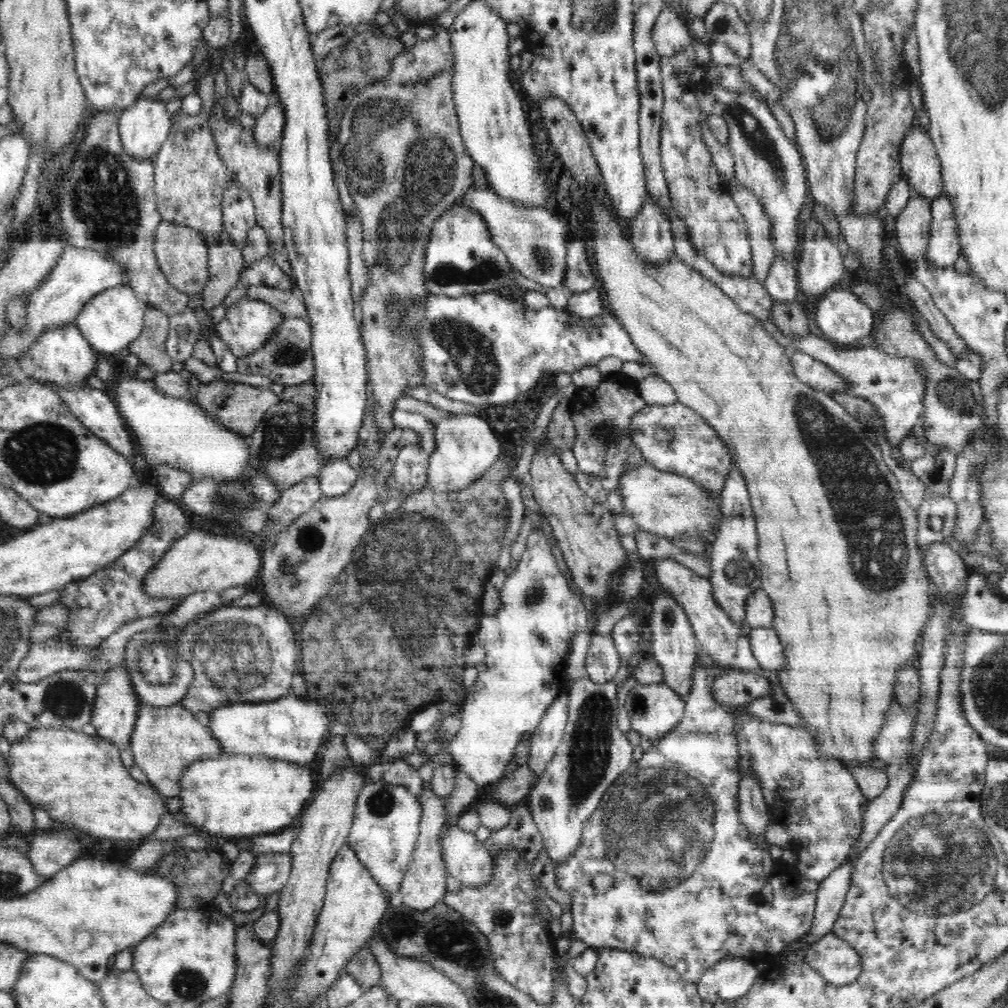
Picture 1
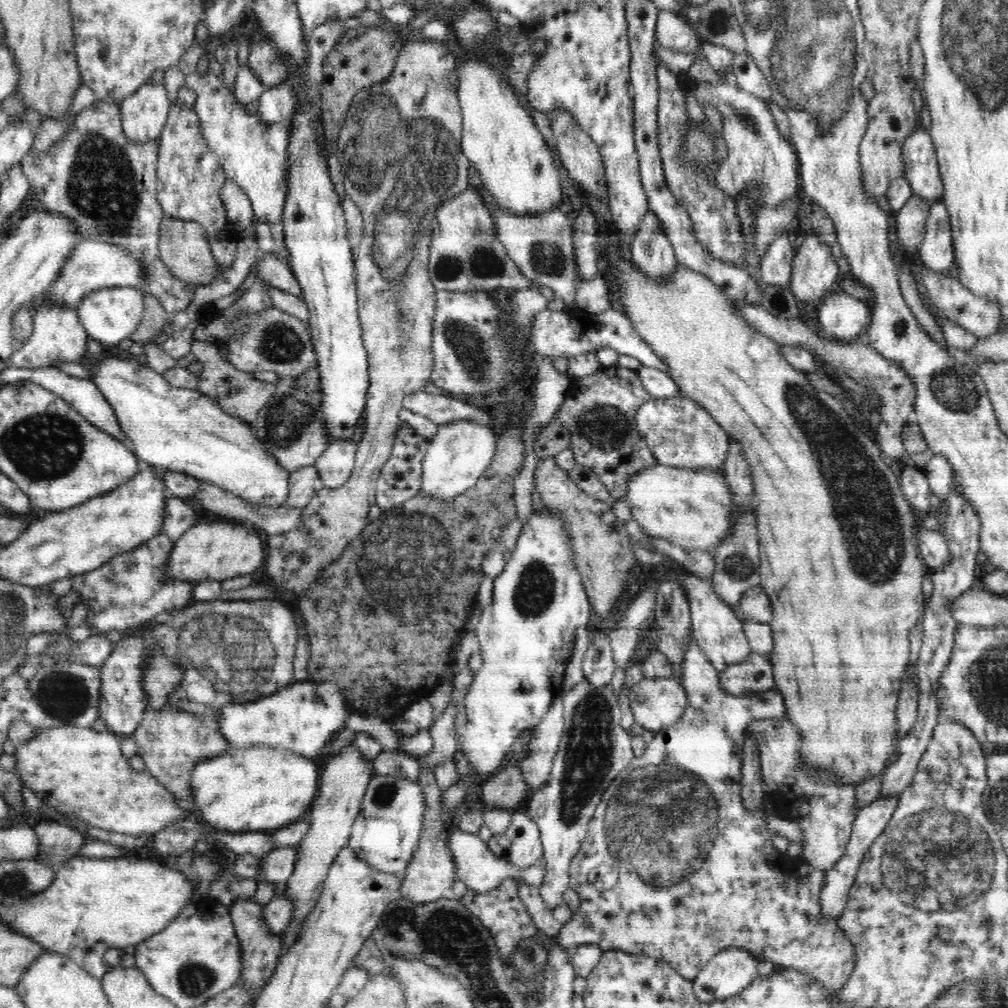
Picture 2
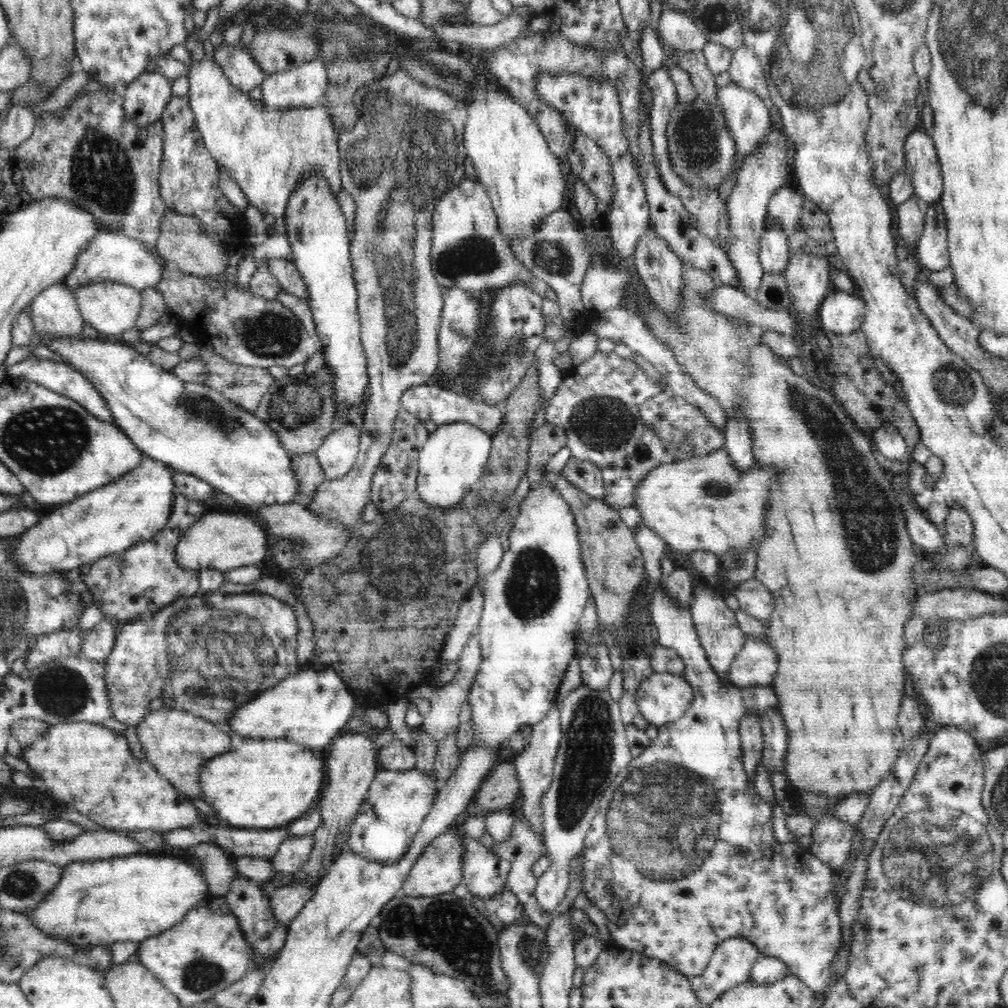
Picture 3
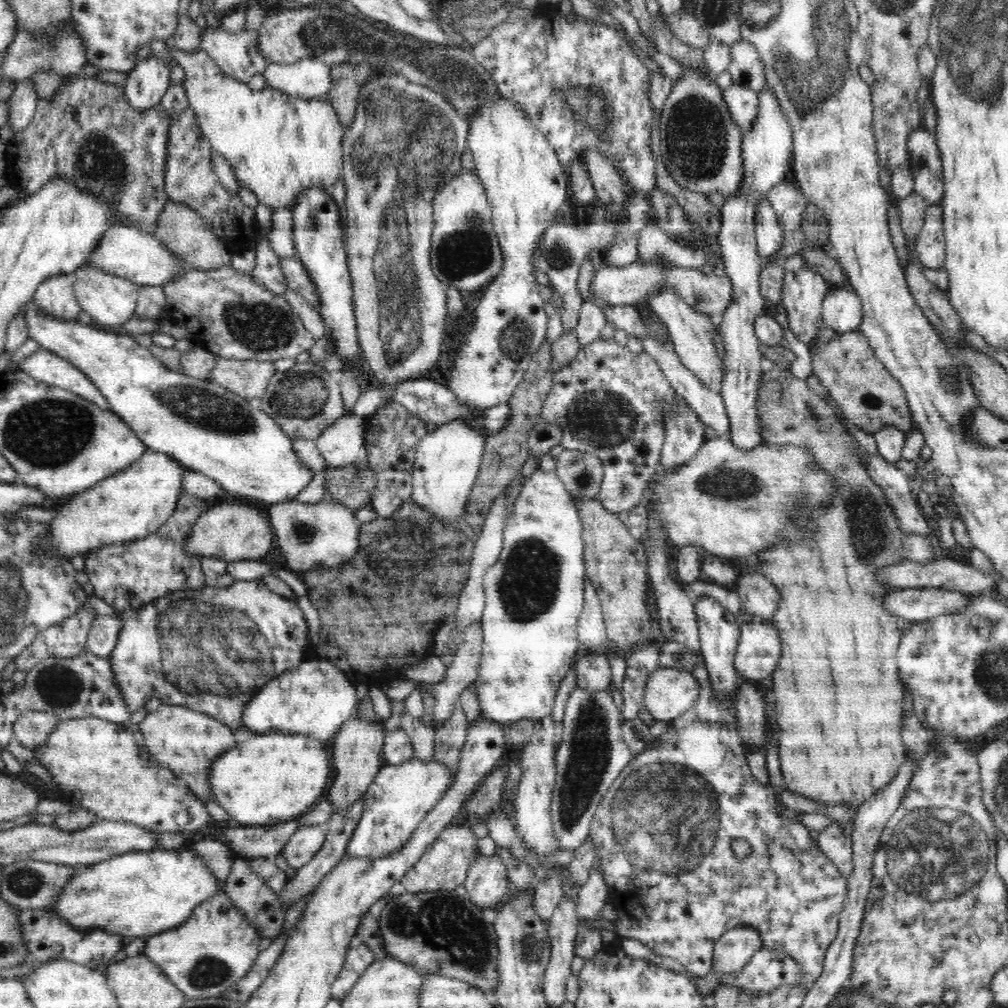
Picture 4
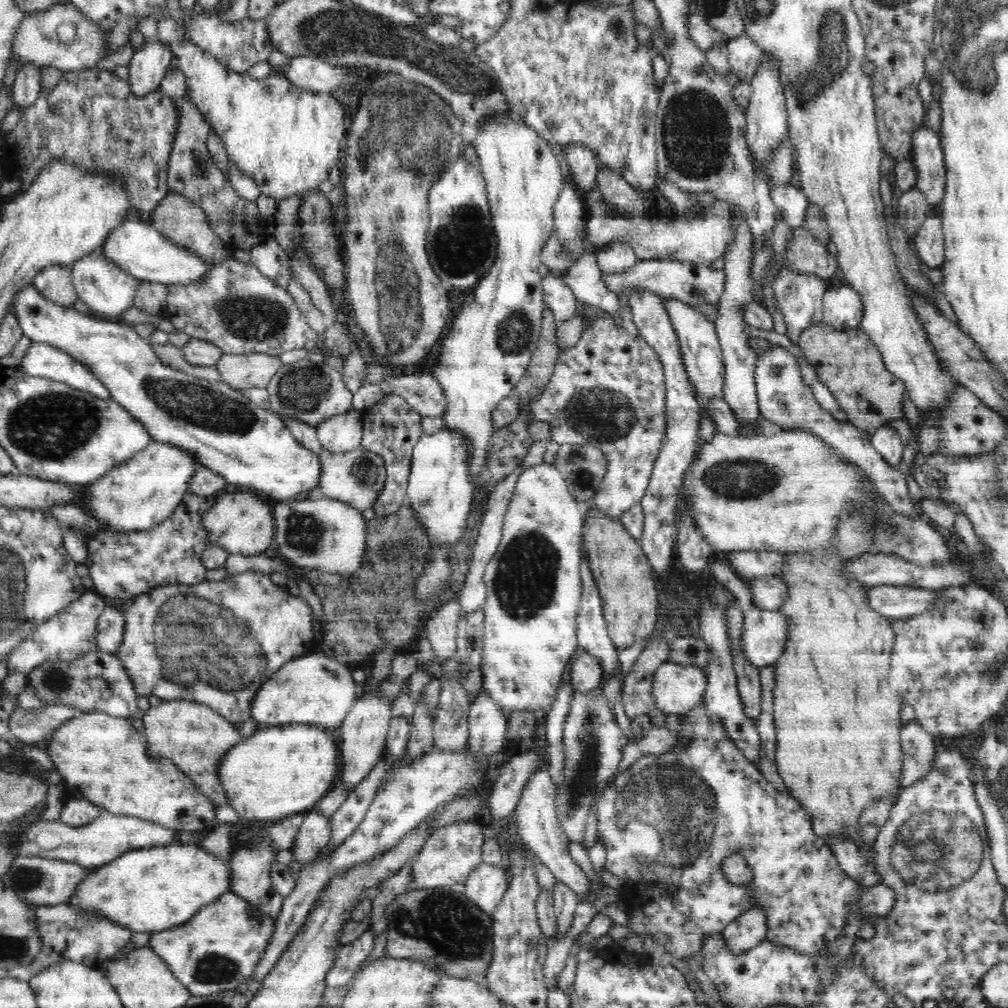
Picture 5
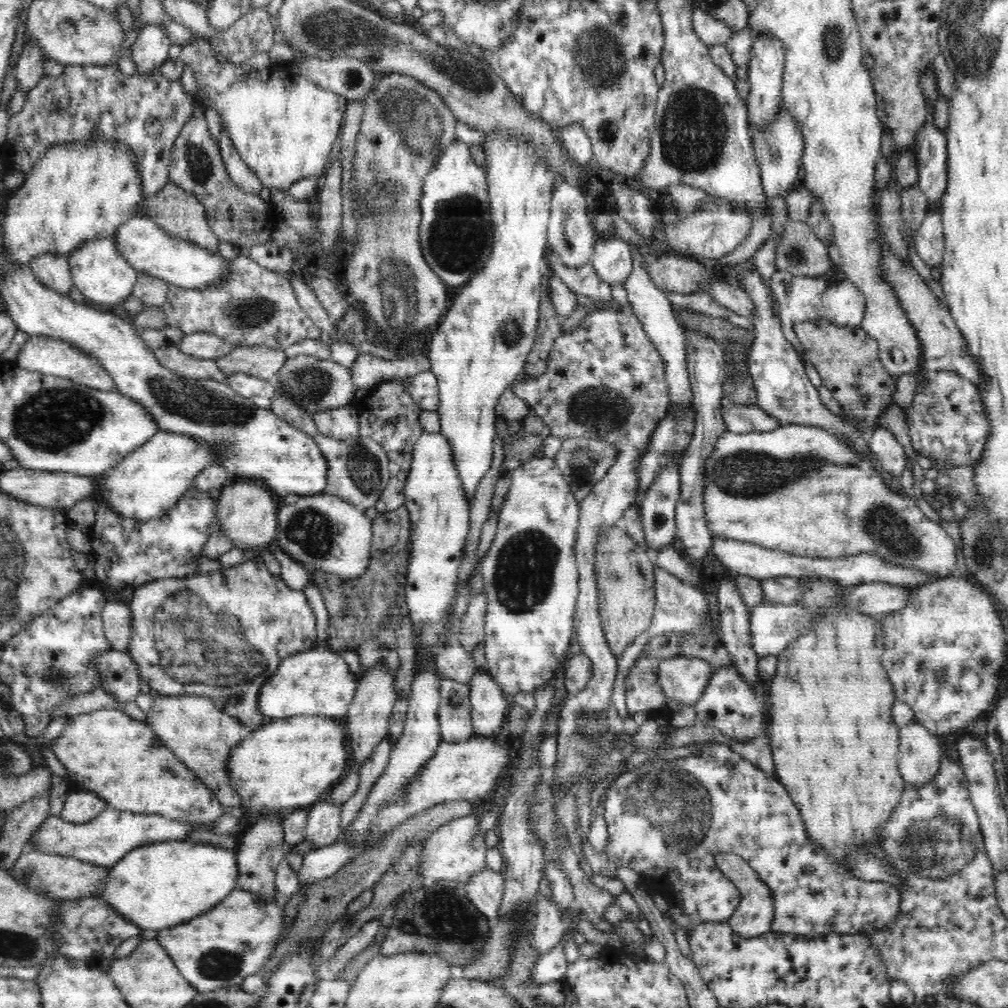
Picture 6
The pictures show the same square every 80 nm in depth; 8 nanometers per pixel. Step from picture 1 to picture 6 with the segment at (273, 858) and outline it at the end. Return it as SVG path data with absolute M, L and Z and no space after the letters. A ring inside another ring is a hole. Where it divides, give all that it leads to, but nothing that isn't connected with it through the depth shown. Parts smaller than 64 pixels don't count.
M322 799L308 809L306 841L312 844L312 851L342 840L342 806L344 803Z

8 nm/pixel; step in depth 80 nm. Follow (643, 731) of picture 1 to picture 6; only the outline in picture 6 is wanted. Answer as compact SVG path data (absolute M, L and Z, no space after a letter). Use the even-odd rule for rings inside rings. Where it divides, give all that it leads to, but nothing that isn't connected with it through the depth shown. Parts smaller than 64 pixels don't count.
M676 655L660 661L658 684L672 703L693 705L706 690L714 667L708 661Z

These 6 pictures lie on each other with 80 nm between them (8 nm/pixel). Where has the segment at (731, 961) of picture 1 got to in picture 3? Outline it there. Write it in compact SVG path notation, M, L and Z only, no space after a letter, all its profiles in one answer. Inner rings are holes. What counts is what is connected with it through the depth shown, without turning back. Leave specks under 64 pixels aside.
M730 937L722 940L714 949L714 953L710 958L710 963L705 969L705 972L698 976L689 977L692 989L694 989L694 992L704 1004L710 1005L712 1001L716 1000L726 990L730 990L733 986L746 983L750 972L753 971L754 964L758 962L760 956L756 945L748 941L748 939Z

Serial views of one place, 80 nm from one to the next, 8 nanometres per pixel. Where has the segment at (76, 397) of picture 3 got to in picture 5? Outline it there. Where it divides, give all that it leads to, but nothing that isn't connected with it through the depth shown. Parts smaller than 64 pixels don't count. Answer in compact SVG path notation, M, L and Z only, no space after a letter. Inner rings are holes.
M32 341L20 368L29 376L50 378L108 400L110 390L83 364L51 344Z

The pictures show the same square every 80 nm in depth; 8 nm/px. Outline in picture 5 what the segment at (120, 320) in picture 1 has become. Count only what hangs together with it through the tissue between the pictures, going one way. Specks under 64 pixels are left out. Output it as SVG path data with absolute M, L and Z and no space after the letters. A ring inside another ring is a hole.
M100 248L96 252L88 253L85 257L74 261L70 266L71 279L77 292L77 298L86 303L94 314L102 316L104 319L115 320L122 312L134 305L139 280L110 261L102 252L104 249Z

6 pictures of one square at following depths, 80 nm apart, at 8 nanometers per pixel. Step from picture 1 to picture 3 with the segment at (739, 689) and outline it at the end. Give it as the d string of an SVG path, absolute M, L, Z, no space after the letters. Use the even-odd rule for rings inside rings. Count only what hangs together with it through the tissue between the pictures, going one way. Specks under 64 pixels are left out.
M745 635L743 647L728 670L728 683L734 688L766 686L778 670L778 655L769 639L752 639Z

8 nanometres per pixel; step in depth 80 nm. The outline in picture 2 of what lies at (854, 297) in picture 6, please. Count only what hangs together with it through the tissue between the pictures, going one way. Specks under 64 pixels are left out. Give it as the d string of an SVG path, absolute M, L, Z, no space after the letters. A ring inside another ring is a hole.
M843 291L829 293L817 307L822 336L840 342L852 341L870 324L870 306Z

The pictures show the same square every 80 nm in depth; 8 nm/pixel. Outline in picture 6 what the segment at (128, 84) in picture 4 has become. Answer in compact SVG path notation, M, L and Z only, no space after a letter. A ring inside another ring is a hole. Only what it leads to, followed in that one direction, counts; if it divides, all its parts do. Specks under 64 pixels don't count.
M146 23L141 27L130 56L137 65L136 75L151 75L160 71L160 66L168 58L171 42L166 29L154 23Z

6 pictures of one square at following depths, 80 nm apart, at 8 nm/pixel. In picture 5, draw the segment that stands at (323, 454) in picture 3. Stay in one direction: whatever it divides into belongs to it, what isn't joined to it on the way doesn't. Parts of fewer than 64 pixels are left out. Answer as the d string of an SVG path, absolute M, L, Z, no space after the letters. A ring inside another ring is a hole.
M354 409L320 422L315 428L320 446L332 453L351 451L361 444L363 417Z

